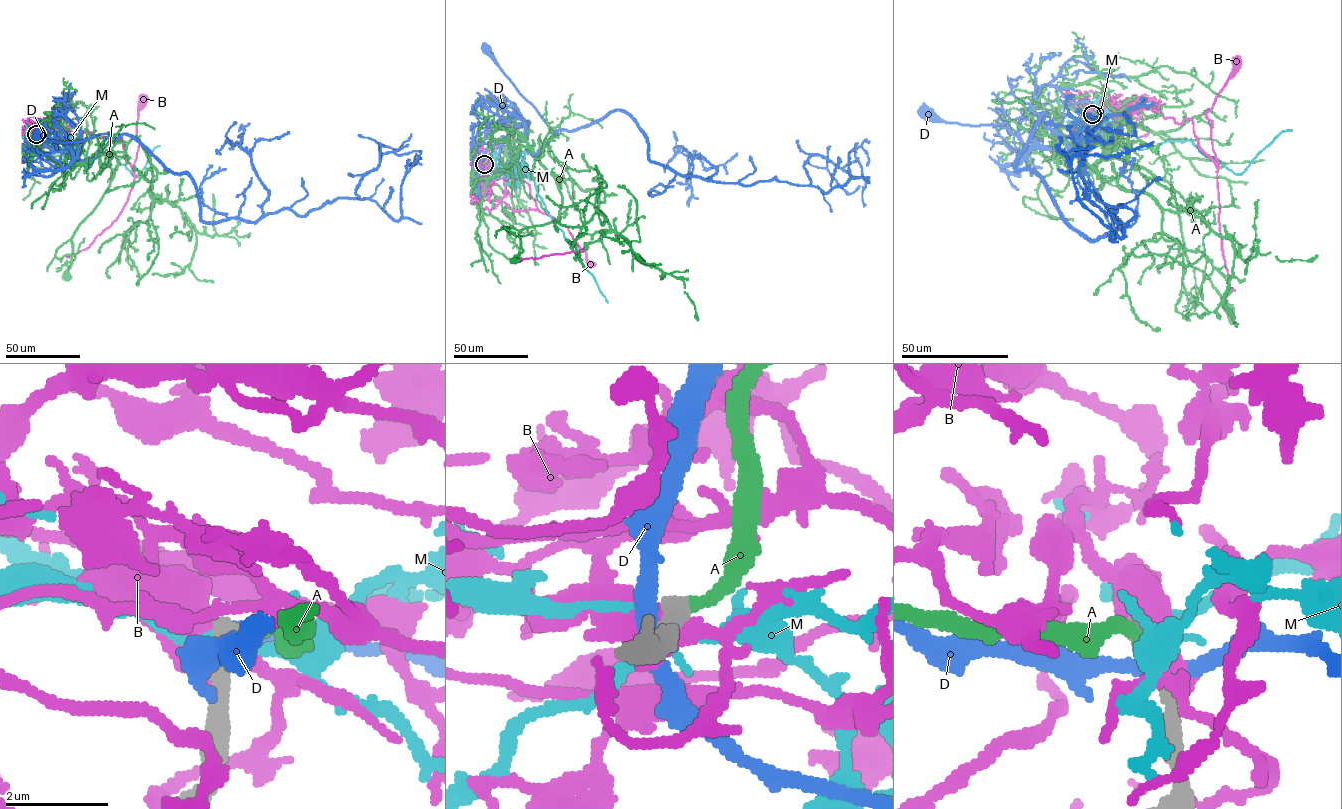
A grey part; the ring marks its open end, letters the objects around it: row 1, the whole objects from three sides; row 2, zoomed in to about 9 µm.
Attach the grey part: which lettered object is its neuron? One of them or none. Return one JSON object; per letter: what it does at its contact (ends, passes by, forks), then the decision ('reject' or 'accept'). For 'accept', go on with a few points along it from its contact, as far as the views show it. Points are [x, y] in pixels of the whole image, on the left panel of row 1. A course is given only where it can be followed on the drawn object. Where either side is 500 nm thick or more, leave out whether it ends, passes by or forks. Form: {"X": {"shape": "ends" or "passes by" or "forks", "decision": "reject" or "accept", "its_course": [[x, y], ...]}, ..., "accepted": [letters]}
{"A": {"shape": "ends", "decision": "accept"}, "B": {"decision": "reject"}, "D": {"shape": "passes by", "decision": "reject"}, "M": {"shape": "forks", "decision": "reject"}, "accepted": ["A"]}

